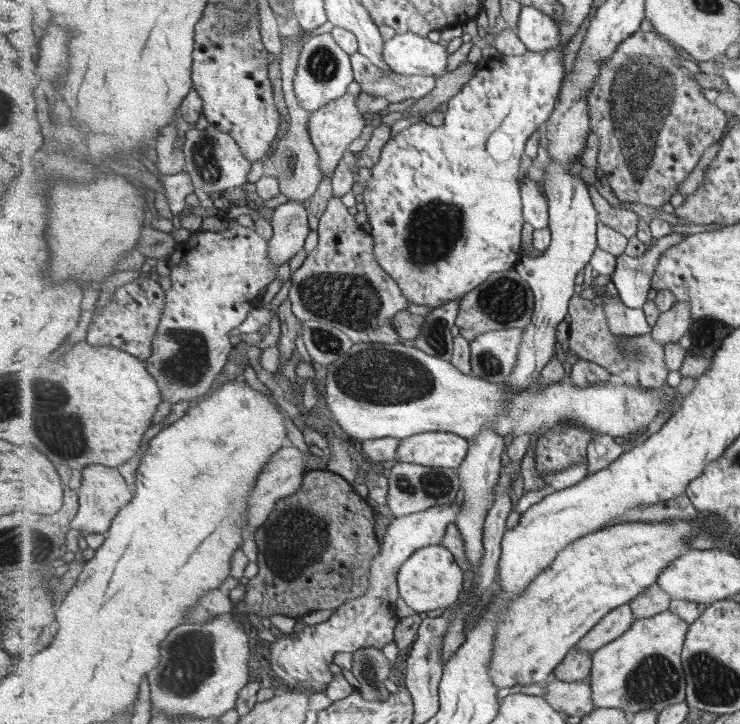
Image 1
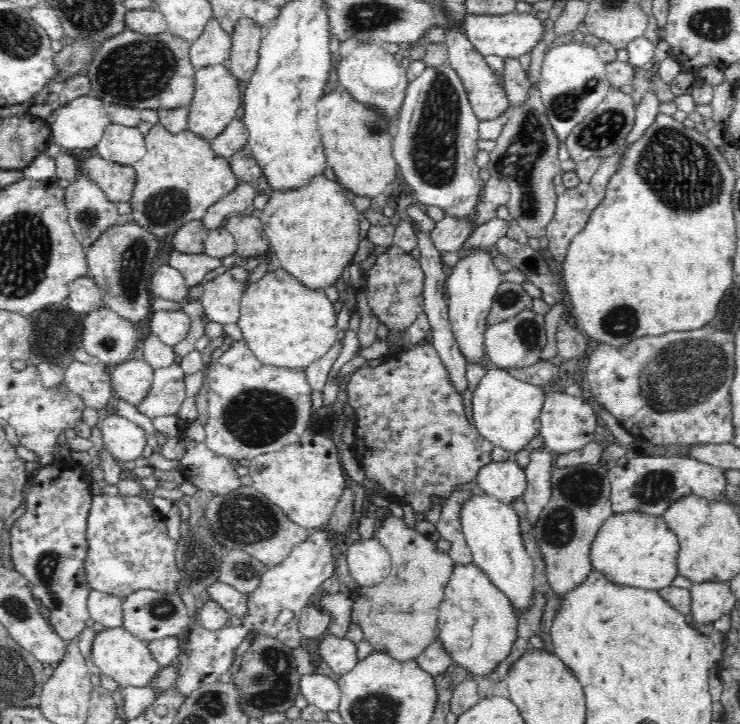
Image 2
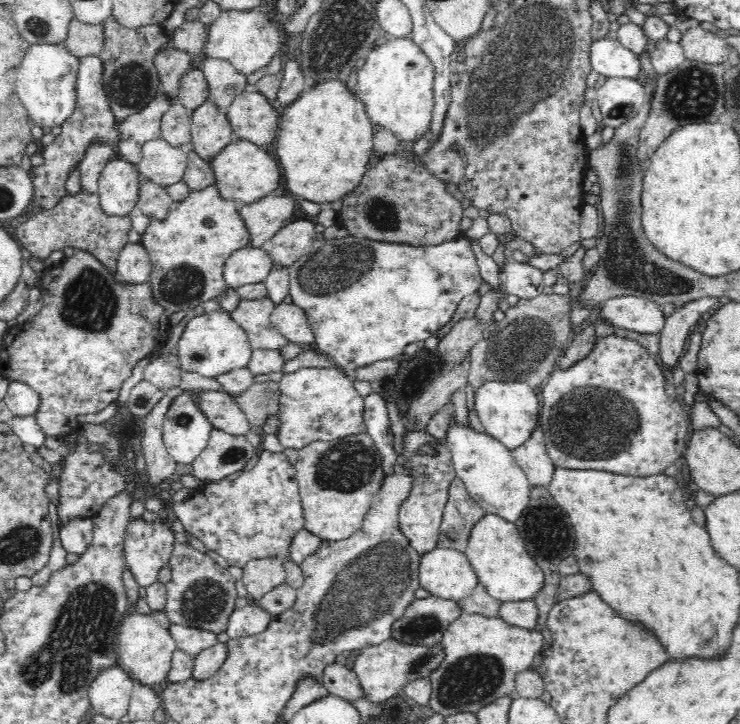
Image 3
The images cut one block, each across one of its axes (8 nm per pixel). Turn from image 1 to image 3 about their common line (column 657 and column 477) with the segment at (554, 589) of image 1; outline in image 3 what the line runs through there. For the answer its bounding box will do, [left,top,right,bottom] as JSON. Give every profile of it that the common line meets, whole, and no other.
[464,514,545,602]

